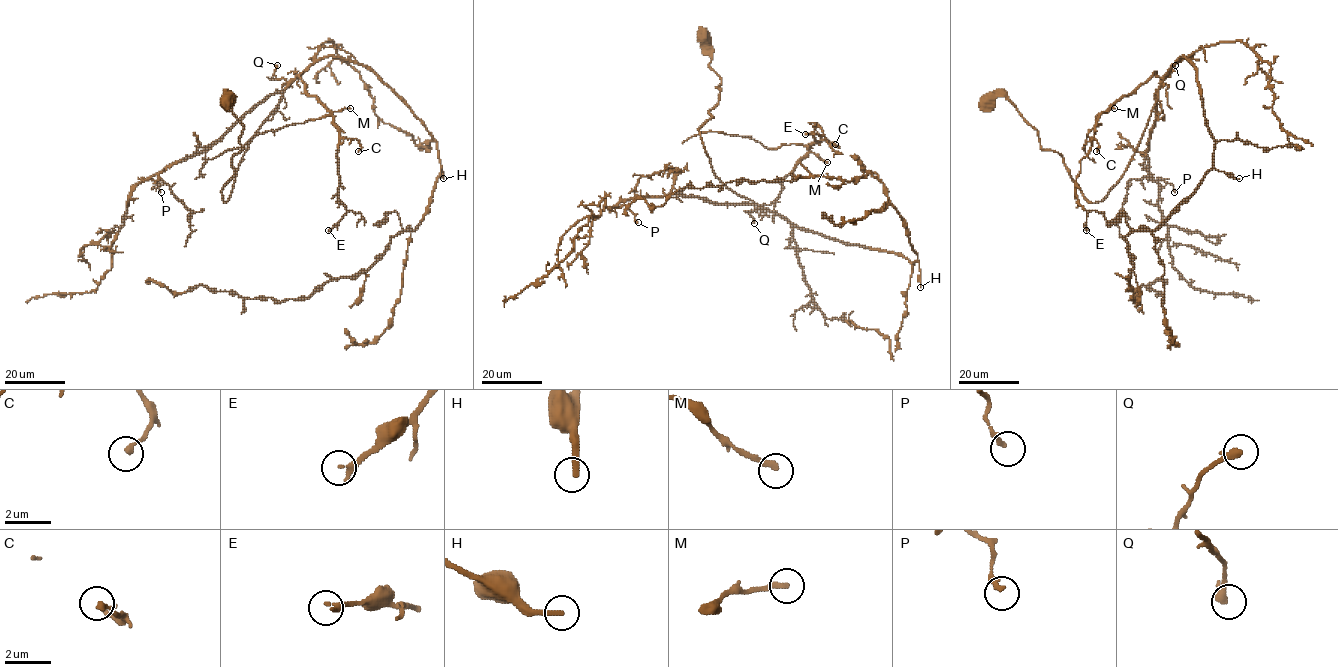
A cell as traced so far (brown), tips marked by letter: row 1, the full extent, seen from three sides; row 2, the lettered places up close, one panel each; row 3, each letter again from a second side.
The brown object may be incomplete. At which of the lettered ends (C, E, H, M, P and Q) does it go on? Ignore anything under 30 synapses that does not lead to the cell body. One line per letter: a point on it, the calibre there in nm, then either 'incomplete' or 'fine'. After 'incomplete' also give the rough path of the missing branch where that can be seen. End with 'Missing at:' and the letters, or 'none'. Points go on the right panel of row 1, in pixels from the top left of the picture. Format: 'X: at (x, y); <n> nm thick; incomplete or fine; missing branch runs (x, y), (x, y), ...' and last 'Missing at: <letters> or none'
C: at (1096, 151); 220 nm thick; fine
E: at (1086, 230); 280 nm thick; fine
H: at (1239, 178); 280 nm thick; incomplete; missing branch runs (1239, 178), (1244, 179), (1249, 189), (1263, 193), (1275, 211), (1281, 227), (1279, 244), (1284, 252)
M: at (1114, 108); 240 nm thick; fine
P: at (1174, 192); 240 nm thick; fine
Q: at (1175, 65); 340 nm thick; fine
Missing at: H

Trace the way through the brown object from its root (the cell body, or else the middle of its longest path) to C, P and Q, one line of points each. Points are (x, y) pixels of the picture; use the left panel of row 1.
C: (227, 103), (235, 97), (244, 129), (225, 202), (254, 133), (298, 76), (358, 151)
P: (227, 103), (235, 97), (244, 125), (227, 201), (281, 93), (151, 175), (161, 192)
Q: (227, 103), (235, 97), (244, 129), (225, 202), (287, 85), (272, 78), (277, 65)

